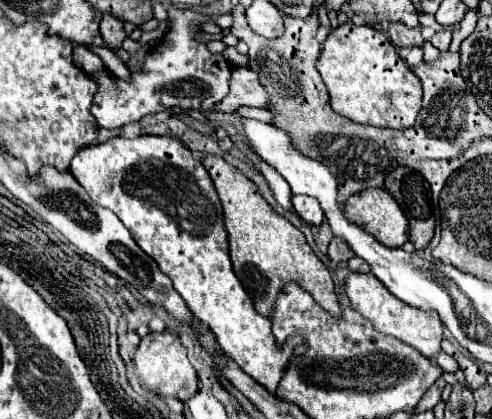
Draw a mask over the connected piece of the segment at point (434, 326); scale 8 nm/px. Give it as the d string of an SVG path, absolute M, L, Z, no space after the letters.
M350 272L344 282L344 292L350 300L350 306L356 312L360 312L366 320L370 320L374 324L374 328L378 328L378 332L396 336L398 340L418 348L418 352L422 352L428 358L432 358L432 354L440 350L444 328L442 328L438 314L436 312L418 312L416 308L402 304L396 296L390 296L390 292L386 292L386 286L382 286L382 282L374 274Z

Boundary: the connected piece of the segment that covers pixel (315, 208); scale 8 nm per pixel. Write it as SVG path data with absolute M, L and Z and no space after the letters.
M292 196L292 204L294 204L296 214L302 220L306 220L308 224L312 224L312 226L322 224L324 212L322 212L322 208L320 208L316 198L310 198L310 196Z

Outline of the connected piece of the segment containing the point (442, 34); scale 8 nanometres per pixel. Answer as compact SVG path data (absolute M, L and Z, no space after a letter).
M440 30L440 32L436 32L436 34L430 38L430 42L432 42L440 52L446 52L448 46L450 46L450 38L452 38L452 32L450 32L450 30Z

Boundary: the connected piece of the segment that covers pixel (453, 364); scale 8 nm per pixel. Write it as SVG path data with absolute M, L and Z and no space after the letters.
M443 351L440 352L436 359L436 363L446 372L454 373L459 369L456 360Z

